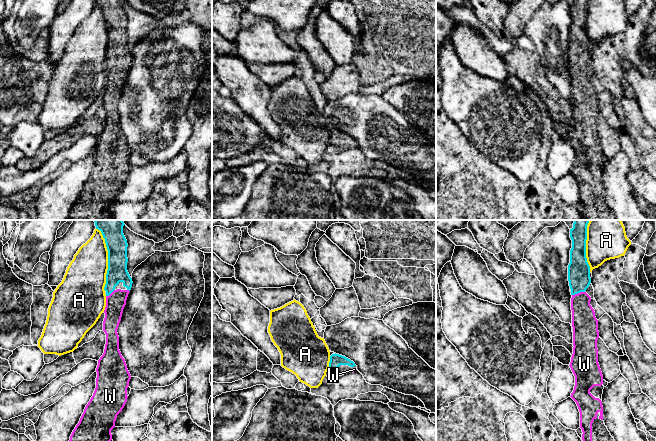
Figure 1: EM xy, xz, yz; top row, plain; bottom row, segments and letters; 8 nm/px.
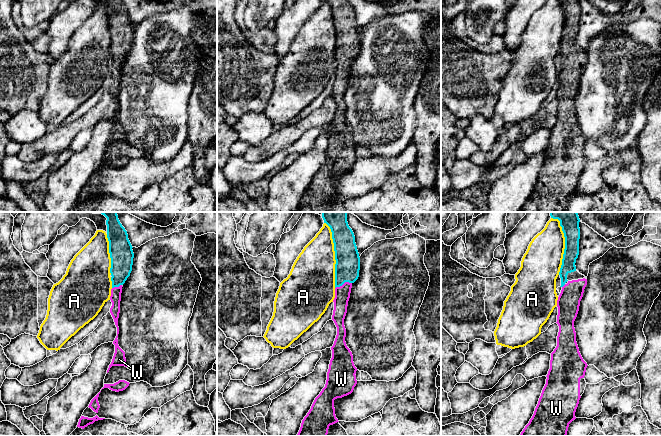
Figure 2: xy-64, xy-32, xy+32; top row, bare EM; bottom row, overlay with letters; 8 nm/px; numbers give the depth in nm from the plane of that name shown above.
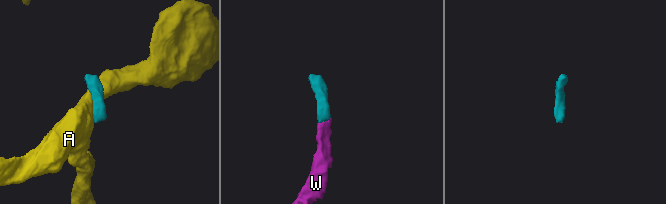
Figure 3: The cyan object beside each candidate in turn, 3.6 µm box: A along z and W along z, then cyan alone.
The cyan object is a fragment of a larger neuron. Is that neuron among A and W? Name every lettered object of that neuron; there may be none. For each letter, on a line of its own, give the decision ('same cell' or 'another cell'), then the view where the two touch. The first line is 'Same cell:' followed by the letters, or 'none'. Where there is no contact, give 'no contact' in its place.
Same cell: W
A: another cell; meets cyan in xy
W: same cell; meets cyan in yz

